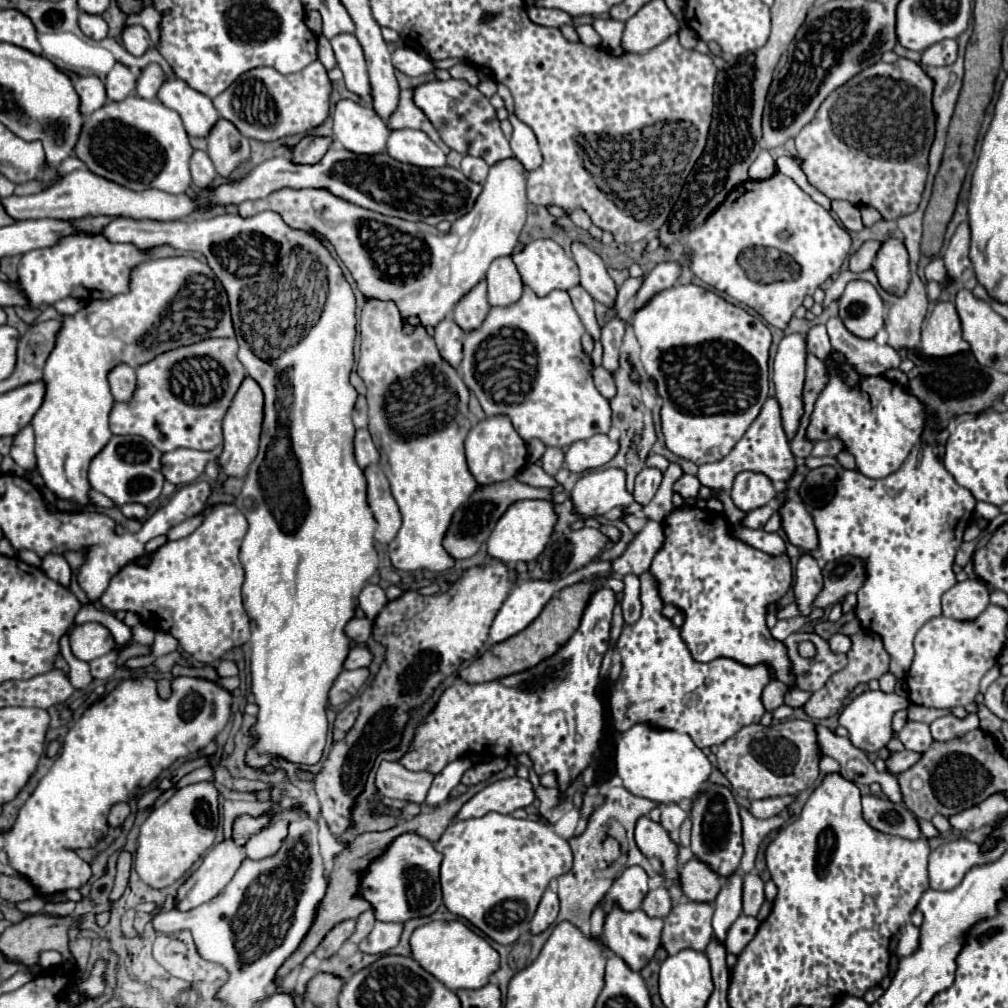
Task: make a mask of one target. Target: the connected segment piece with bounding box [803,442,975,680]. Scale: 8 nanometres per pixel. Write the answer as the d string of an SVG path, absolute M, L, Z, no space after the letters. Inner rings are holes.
M919 442L919 444L911 450L911 454L909 454L909 458L905 460L905 464L903 464L897 472L893 472L891 476L887 476L887 478L871 480L871 478L863 476L863 474L857 472L857 470L843 470L841 476L839 476L839 490L835 490L835 498L833 498L823 510L815 510L815 514L813 514L813 518L815 518L815 528L817 528L817 538L819 538L819 546L817 546L815 550L803 550L805 554L813 556L815 560L819 560L819 558L821 558L821 560L838 560L847 555L867 558L867 574L869 574L869 576L867 576L867 582L863 582L861 590L857 592L857 608L855 608L855 614L857 614L859 622L863 622L863 626L865 626L867 630L875 632L875 634L883 640L883 646L885 646L887 654L891 656L891 668L889 668L889 672L891 672L895 678L899 678L899 680L903 680L905 674L907 674L907 670L911 668L911 662L913 662L913 638L915 638L917 630L919 630L925 622L929 622L931 618L941 616L941 597L943 596L943 592L949 590L949 588L957 582L957 580L955 580L955 574L953 574L953 558L955 558L957 548L959 548L961 542L963 542L963 532L965 532L965 528L969 526L969 520L971 520L973 510L975 510L975 498L973 498L973 494L971 494L969 490L961 488L961 486L951 478L951 474L943 468L943 464L939 462L939 458L935 456L931 444Z

